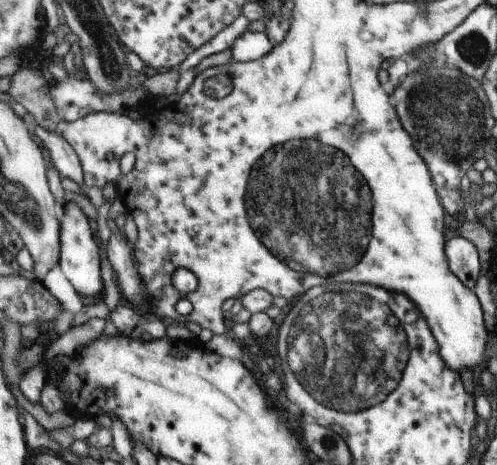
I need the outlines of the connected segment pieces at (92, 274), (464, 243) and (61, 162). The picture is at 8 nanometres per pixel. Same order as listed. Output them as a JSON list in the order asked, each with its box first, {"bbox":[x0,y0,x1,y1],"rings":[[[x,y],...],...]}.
[{"bbox":[59,202,101,300],"rings":[[[73,202],[63,204],[63,218],[61,230],[62,252],[59,254],[59,268],[61,274],[72,286],[74,292],[80,297],[99,300],[101,290],[101,274],[99,274],[99,254],[97,244],[91,236],[91,228],[79,206]]]},{"bbox":[443,235,480,289],"rings":[[[454,235],[451,240],[447,240],[446,246],[443,246],[443,254],[446,254],[451,274],[454,274],[455,278],[466,287],[473,289],[480,273],[475,246],[465,238]]]},{"bbox":[35,126,84,188],"rings":[[[41,126],[35,127],[35,136],[41,140],[43,146],[47,146],[48,157],[51,158],[51,164],[61,174],[63,178],[67,178],[84,188],[81,166],[77,162],[77,156],[73,152],[71,146],[63,140],[63,136],[58,132],[49,132]]]}]

